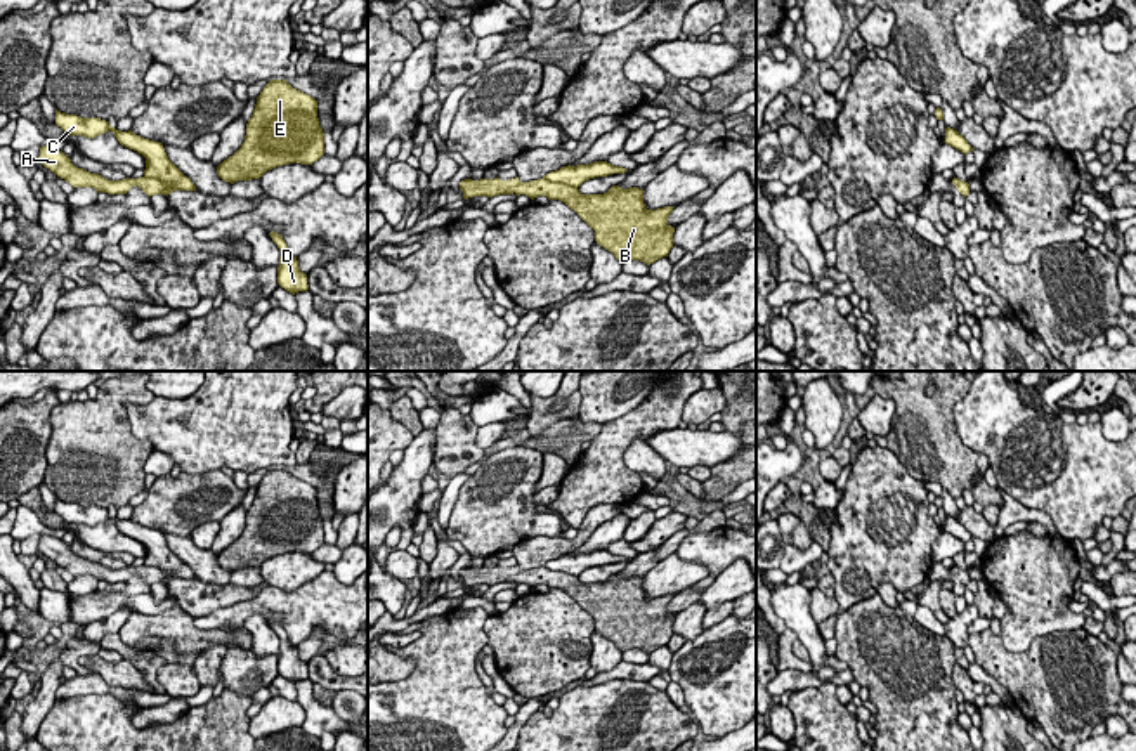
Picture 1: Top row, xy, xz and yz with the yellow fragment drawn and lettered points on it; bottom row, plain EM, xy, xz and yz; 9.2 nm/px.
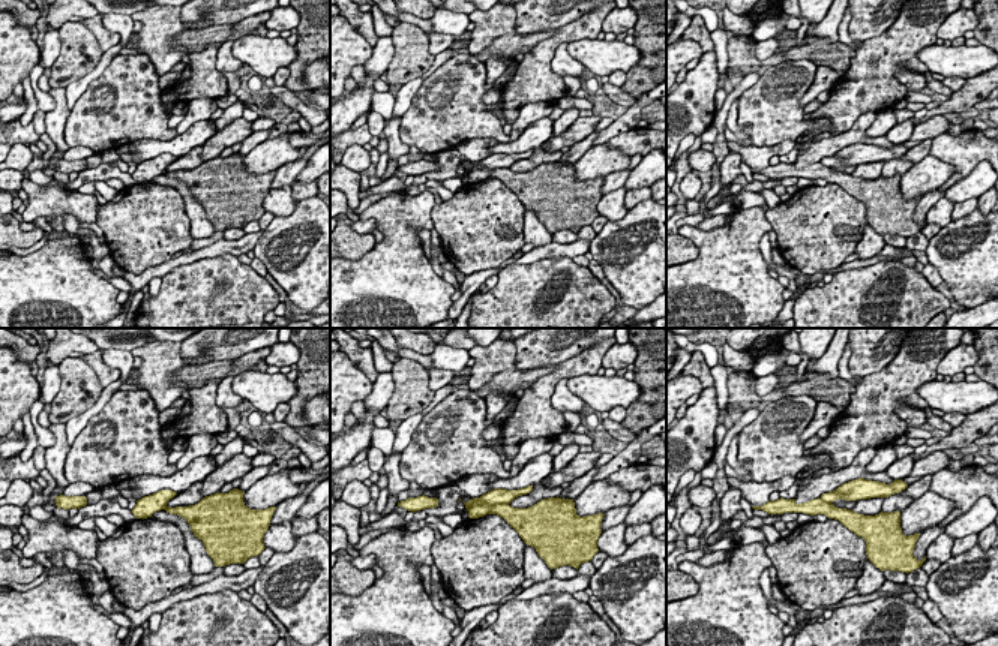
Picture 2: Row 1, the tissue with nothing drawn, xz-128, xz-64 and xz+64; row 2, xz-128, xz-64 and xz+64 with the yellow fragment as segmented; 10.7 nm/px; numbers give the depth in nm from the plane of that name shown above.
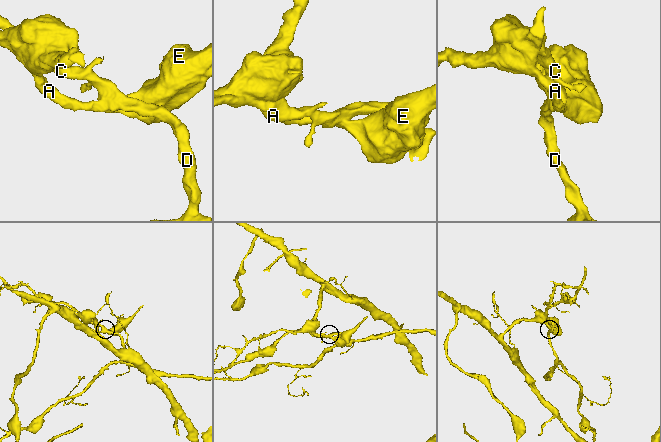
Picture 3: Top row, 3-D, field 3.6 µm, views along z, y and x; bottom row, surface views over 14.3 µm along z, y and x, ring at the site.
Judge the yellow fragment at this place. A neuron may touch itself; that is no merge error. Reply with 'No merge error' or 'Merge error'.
Merge error

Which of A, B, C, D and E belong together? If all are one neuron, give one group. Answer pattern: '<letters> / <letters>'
A / B C D E

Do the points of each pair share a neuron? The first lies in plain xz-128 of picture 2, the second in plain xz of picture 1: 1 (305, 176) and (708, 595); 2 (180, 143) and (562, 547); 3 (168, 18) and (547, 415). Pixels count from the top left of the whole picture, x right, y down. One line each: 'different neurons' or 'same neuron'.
1: same neuron
2: different neurons
3: same neuron

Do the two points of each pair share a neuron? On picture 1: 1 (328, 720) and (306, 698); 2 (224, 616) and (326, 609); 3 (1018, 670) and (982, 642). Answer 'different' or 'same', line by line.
1: same
2: same
3: same

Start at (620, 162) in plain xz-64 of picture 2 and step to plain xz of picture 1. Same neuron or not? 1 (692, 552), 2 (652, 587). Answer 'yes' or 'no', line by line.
1: no
2: yes

